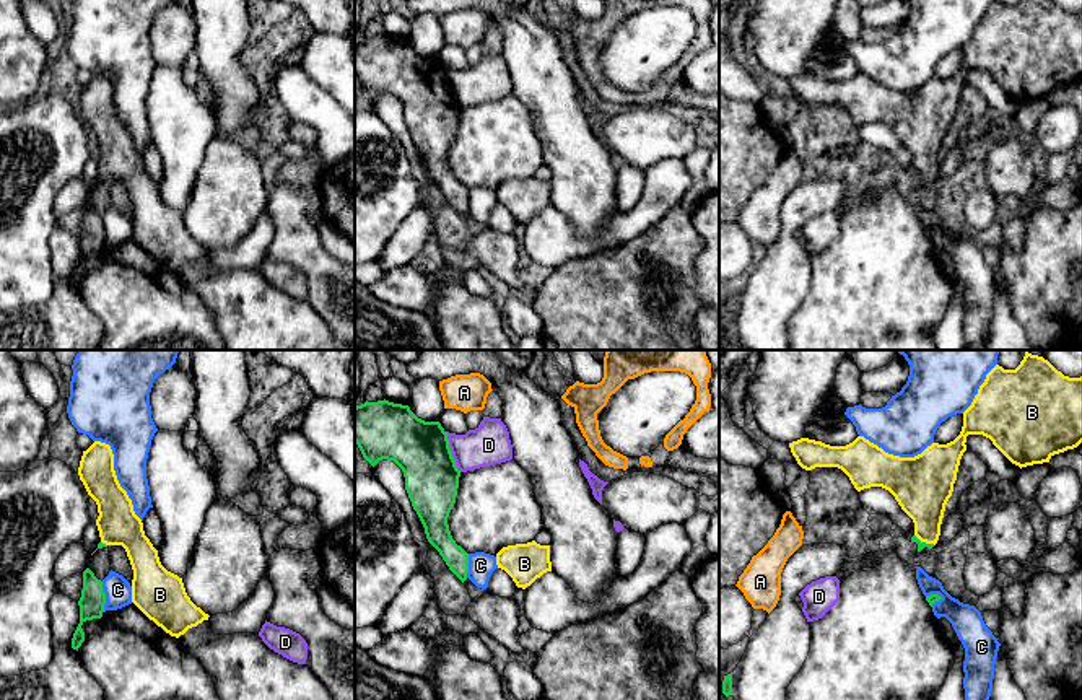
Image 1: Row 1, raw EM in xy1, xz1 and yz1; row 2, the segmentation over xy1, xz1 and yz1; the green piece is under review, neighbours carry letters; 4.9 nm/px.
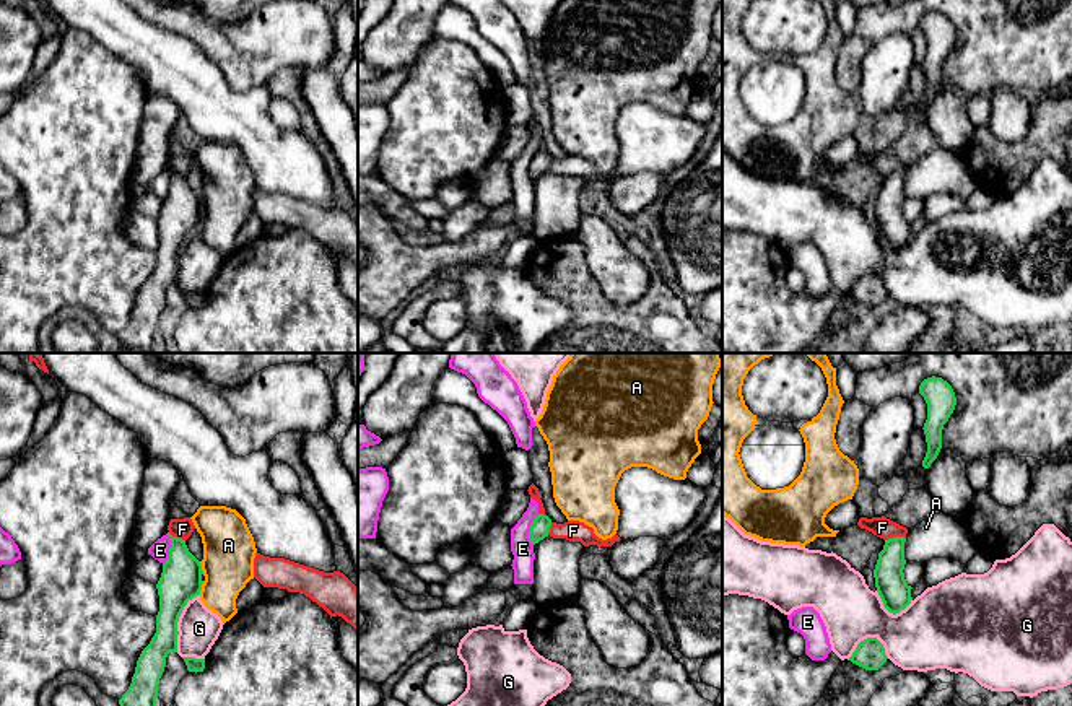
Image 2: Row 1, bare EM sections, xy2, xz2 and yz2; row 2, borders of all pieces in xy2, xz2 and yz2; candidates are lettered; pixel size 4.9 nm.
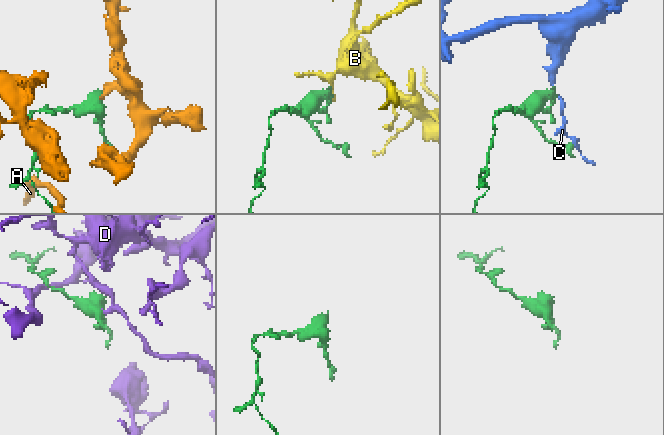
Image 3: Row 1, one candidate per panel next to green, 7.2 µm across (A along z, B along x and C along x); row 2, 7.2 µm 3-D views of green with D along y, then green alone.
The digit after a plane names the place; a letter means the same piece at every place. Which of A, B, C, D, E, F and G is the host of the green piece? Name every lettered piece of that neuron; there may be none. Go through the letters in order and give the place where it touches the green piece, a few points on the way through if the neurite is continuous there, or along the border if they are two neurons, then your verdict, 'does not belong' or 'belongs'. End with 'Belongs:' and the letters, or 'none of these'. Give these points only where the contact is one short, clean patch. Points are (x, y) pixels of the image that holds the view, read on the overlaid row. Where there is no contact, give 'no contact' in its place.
A: meets green in xy2 at (200, 588); does not belong
B: meets green in yz1 at (924, 542); runs through yz1 (921, 546), (924, 542), (923, 492); belongs
C: meets green in xy1 at (104, 596); does not belong
D: meets green in xz1 at (449, 451); border along xz1 (445, 432), (454, 464), (461, 471); does not belong
E: meets green in xy2 at (169, 550); does not belong
F: meets green in yz2 at (895, 537); border along yz2 (905, 537), (888, 537), (885, 540); does not belong
G: meets green in xy2 at (178, 620); does not belong
Belongs: B

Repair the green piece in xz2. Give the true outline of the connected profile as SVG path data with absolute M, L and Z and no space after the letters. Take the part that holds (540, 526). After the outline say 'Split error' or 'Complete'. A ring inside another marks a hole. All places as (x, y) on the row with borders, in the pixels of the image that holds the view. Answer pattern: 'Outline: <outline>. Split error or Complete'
Outline: M538 514L530 525L530 542L535 545L545 537L548 537L551 527L551 519L548 516Z. Complete

